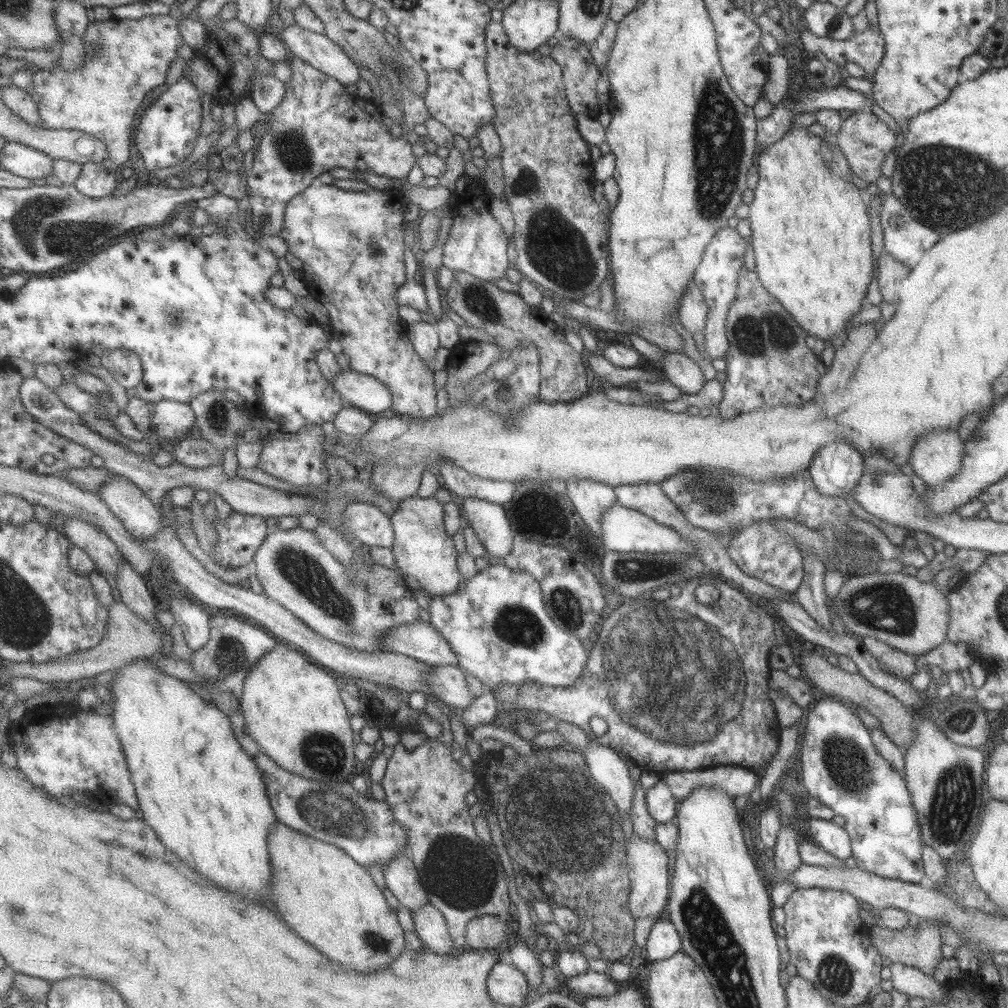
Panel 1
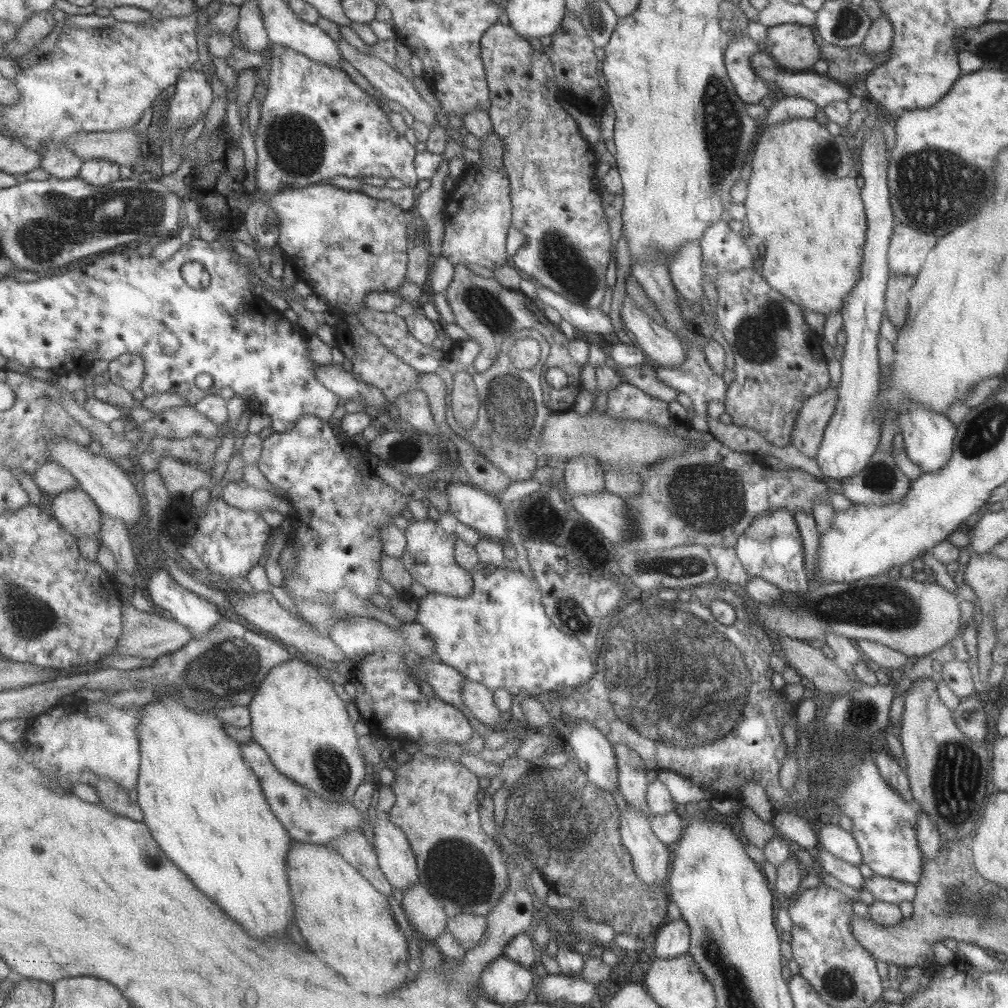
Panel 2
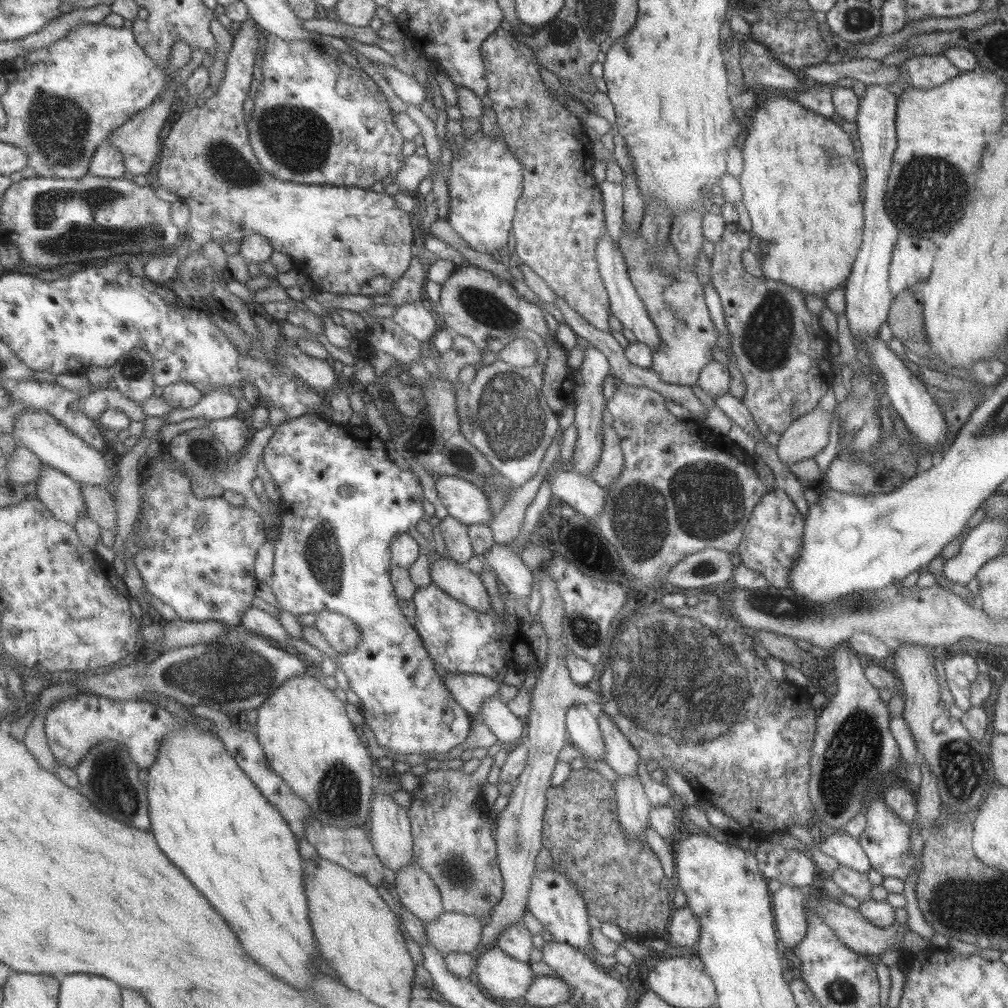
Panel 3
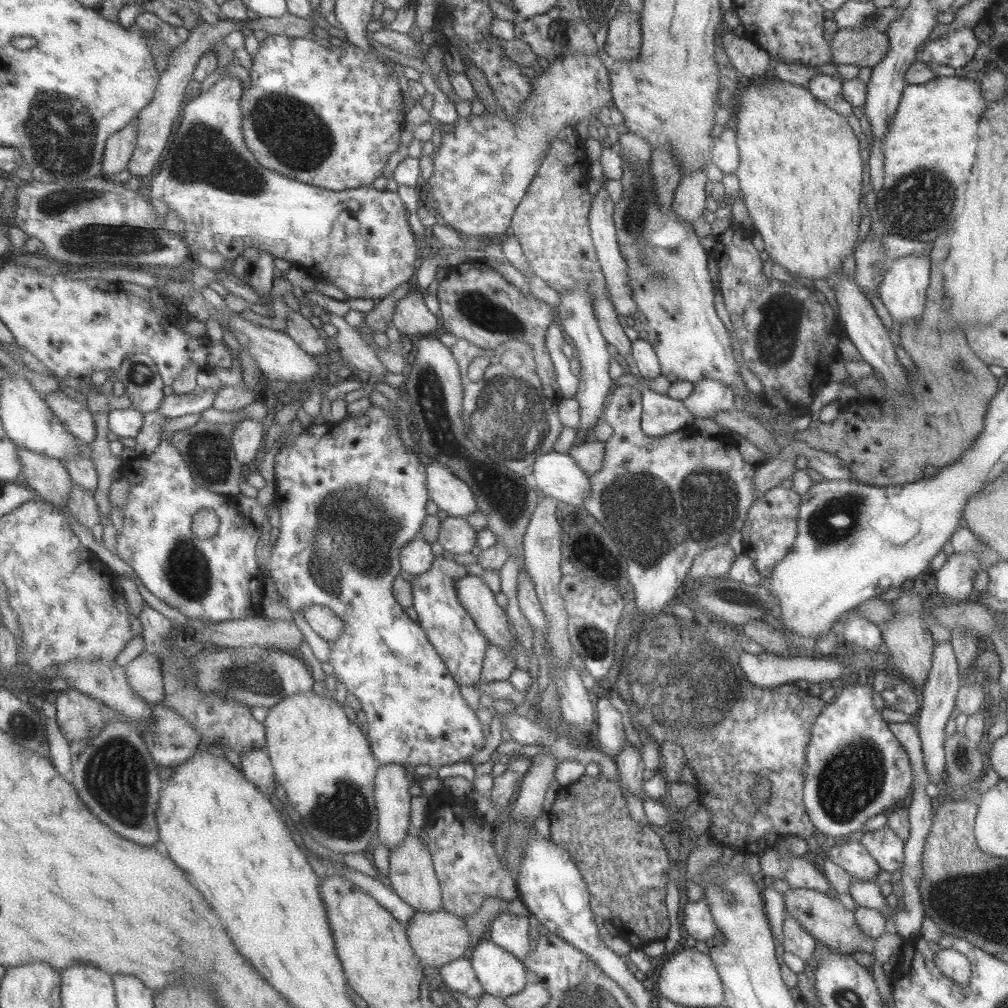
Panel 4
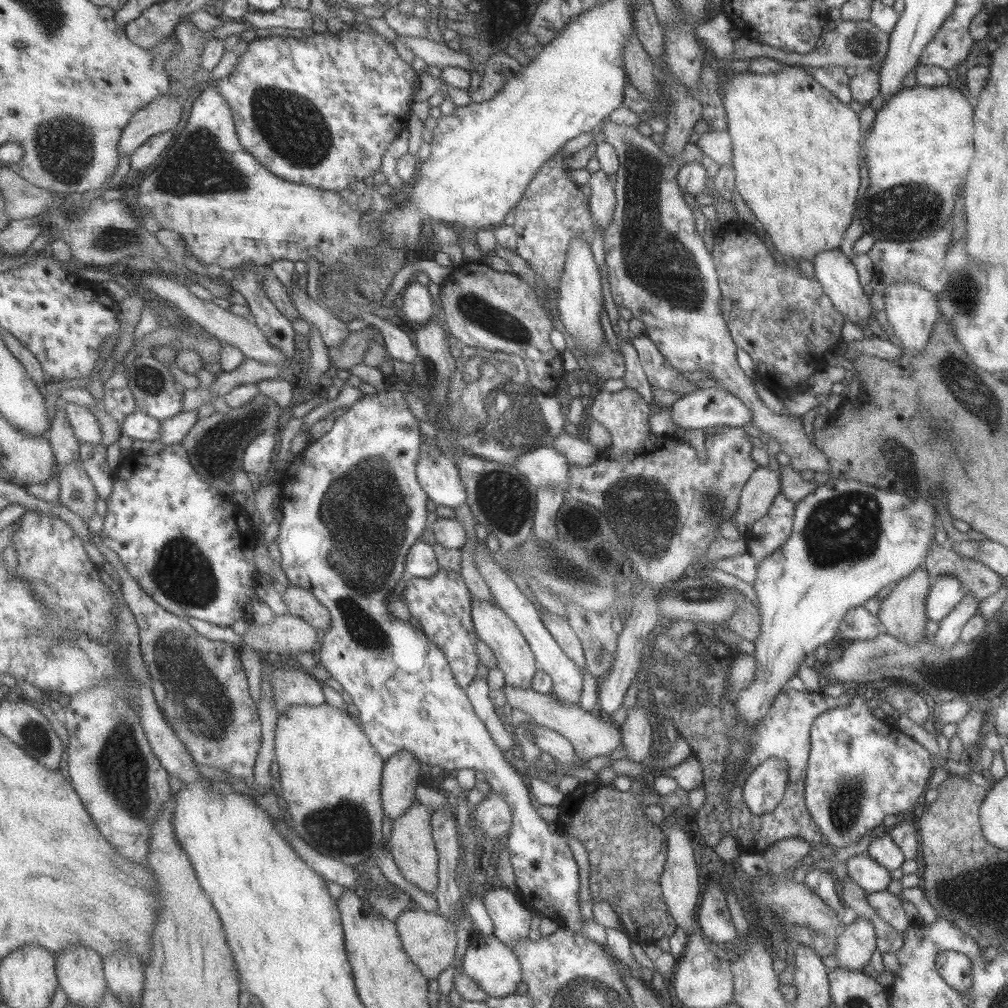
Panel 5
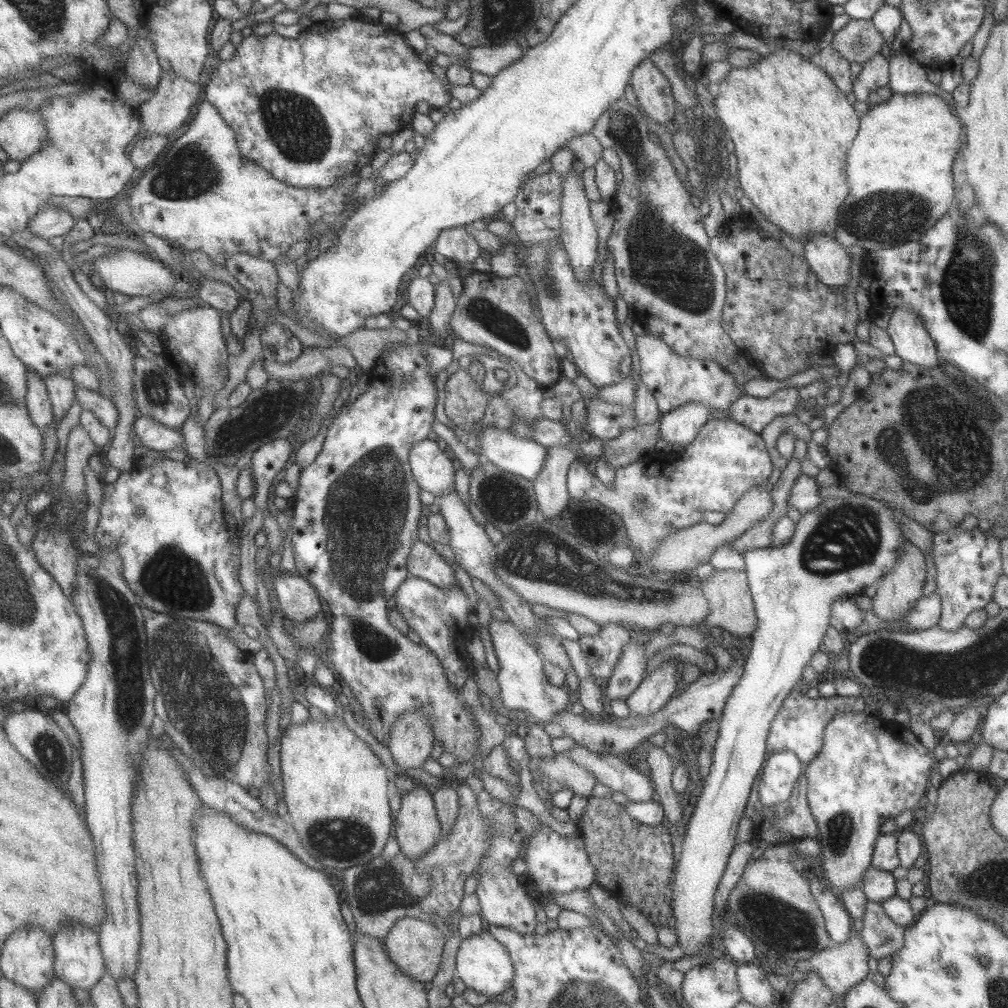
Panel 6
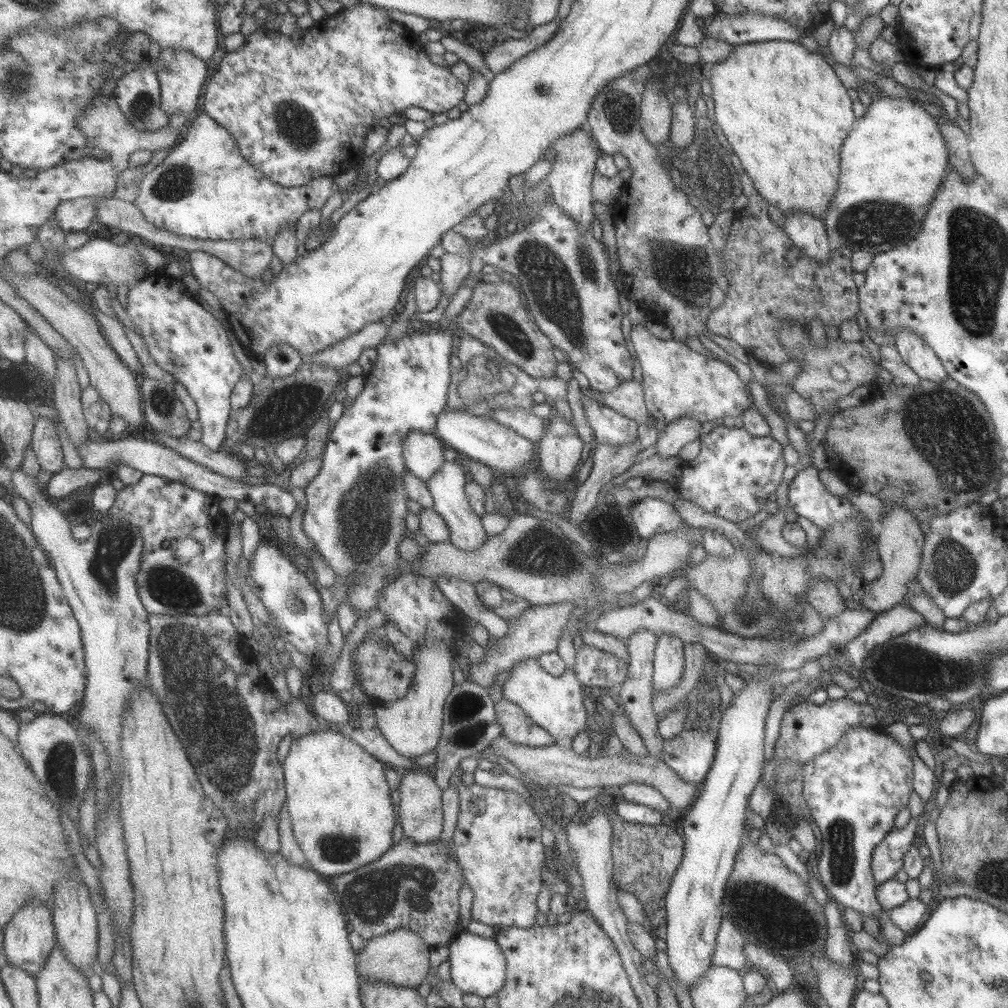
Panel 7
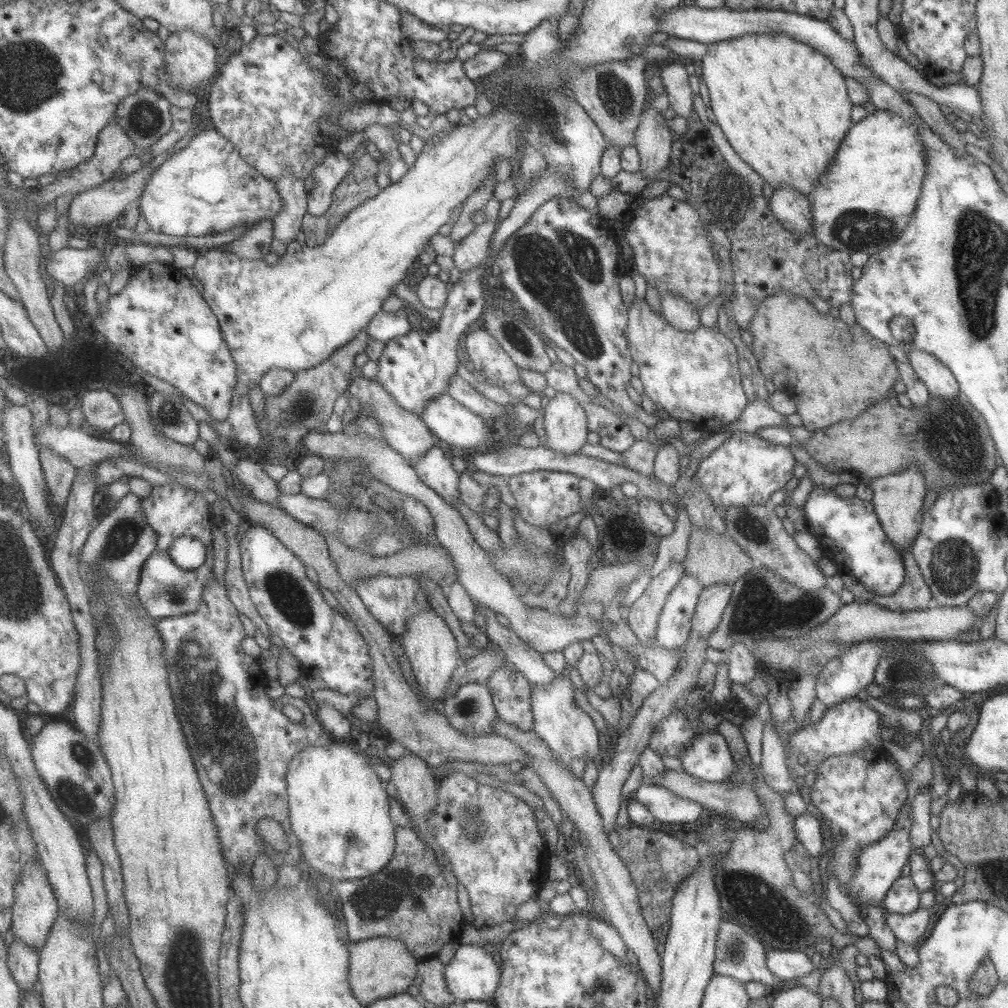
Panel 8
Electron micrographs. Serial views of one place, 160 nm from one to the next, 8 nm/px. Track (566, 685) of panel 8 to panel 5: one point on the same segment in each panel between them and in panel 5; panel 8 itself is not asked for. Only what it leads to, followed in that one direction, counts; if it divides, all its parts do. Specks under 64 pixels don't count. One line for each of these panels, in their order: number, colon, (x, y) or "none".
5: (517, 661)
6: (525, 686)
7: (554, 702)

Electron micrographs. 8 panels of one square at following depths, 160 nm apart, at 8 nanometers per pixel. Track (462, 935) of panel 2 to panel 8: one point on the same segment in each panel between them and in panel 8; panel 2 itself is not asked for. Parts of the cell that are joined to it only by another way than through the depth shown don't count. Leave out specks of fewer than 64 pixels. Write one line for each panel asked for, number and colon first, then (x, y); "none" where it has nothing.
3: (453, 932)
4: (438, 938)
5: (430, 939)
6: (417, 947)
7: (403, 958)
8: (381, 967)

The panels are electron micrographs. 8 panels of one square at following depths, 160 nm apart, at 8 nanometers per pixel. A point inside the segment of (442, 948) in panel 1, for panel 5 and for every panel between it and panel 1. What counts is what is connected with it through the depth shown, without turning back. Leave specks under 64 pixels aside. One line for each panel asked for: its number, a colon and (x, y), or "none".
2: (427, 916)
3: (416, 890)
4: (412, 874)
5: (412, 844)

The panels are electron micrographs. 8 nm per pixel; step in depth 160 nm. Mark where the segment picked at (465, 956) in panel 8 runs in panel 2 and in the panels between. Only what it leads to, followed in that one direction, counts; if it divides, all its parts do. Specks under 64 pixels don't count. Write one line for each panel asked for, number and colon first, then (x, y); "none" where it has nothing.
2: (505, 981)
3: (504, 978)
4: (502, 974)
5: (494, 966)
6: (484, 964)
7: (478, 966)

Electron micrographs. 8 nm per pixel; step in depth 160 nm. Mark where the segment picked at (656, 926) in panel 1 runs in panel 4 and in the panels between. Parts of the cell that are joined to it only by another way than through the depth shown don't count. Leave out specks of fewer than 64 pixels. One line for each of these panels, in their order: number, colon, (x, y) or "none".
2: (671, 940)
3: (683, 930)
4: (696, 920)

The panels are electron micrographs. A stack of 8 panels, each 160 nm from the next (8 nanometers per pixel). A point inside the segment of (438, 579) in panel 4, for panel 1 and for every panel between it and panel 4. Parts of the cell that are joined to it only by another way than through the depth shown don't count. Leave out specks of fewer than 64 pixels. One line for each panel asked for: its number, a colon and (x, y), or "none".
1: (497, 622)
2: (501, 635)
3: (462, 640)

